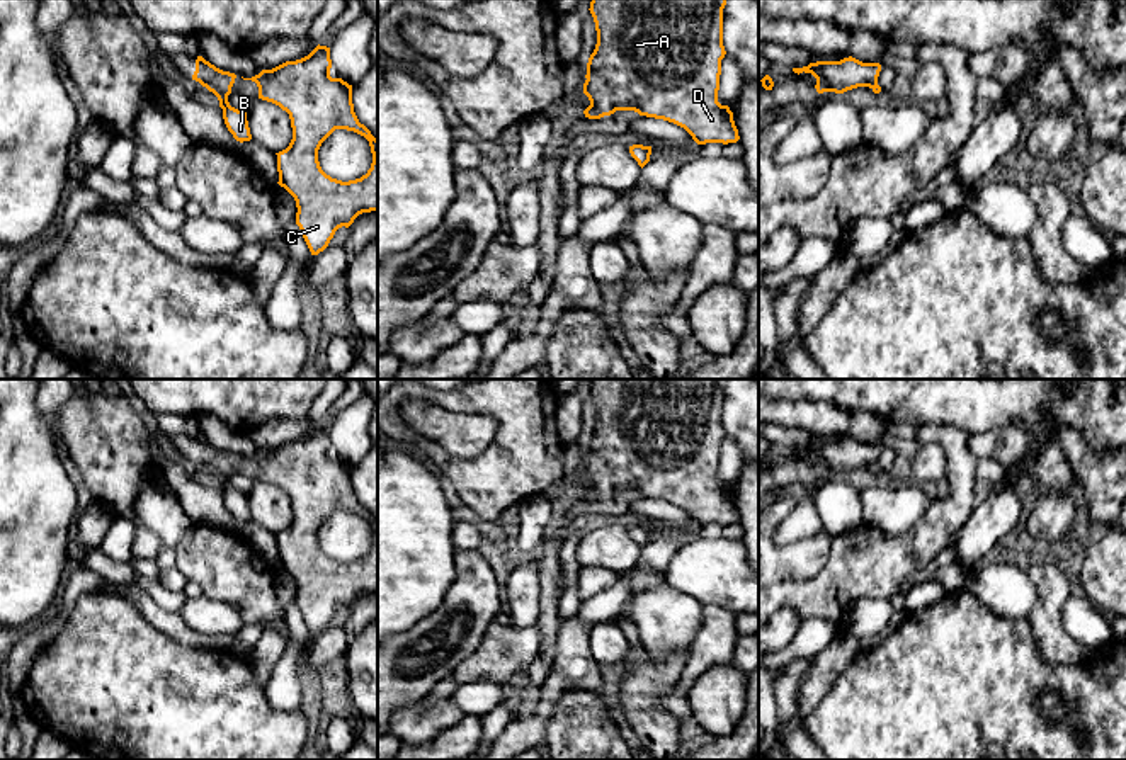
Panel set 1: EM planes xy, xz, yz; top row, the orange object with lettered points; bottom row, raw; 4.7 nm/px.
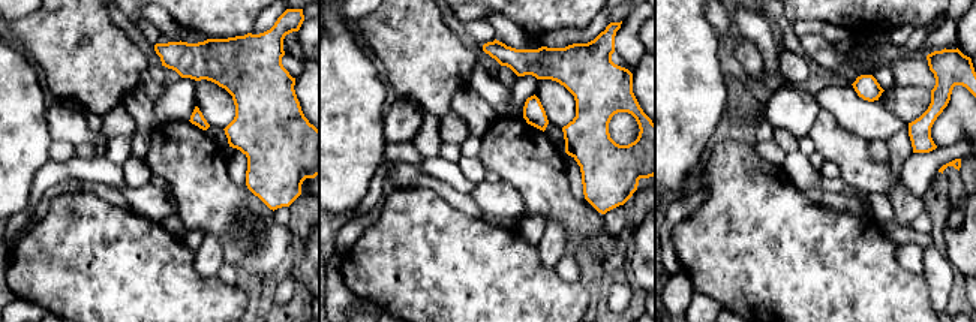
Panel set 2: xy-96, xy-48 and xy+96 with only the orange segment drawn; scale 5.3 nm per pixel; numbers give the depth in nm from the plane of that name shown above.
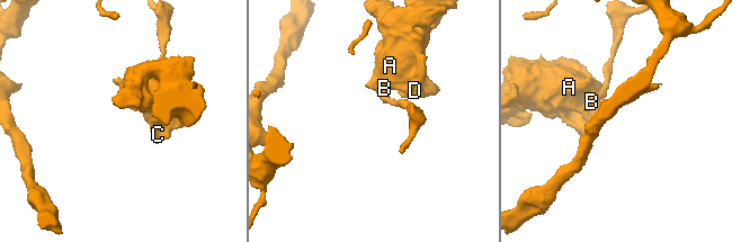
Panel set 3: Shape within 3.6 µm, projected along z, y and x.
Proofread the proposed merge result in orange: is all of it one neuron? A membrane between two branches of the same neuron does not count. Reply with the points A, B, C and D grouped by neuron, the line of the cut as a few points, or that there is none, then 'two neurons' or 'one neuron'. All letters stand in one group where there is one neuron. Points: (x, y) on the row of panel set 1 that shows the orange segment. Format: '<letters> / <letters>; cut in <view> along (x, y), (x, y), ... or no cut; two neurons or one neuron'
A C D / B; cut in xy along (206, 85), (228, 94); two neurons

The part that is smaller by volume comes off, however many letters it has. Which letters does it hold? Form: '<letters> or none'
A, C, D

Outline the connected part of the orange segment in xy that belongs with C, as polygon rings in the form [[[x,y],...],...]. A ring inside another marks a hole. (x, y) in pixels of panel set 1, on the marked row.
[[[318,44],[301,60],[286,61],[272,70],[262,70],[252,78],[243,78],[257,83],[259,99],[272,102],[289,114],[293,139],[286,150],[276,153],[277,184],[296,201],[296,224],[311,255],[323,252],[338,228],[349,228],[362,213],[378,211],[378,139],[354,112],[352,85],[342,78],[332,78],[330,68],[330,48]],[[335,129],[354,131],[369,141],[372,163],[361,179],[342,182],[321,170],[318,150]]]

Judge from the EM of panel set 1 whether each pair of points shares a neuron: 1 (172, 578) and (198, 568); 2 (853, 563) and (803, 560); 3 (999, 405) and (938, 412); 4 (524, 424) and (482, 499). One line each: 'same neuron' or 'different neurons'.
1: different neurons
2: different neurons
3: same neuron
4: same neuron

